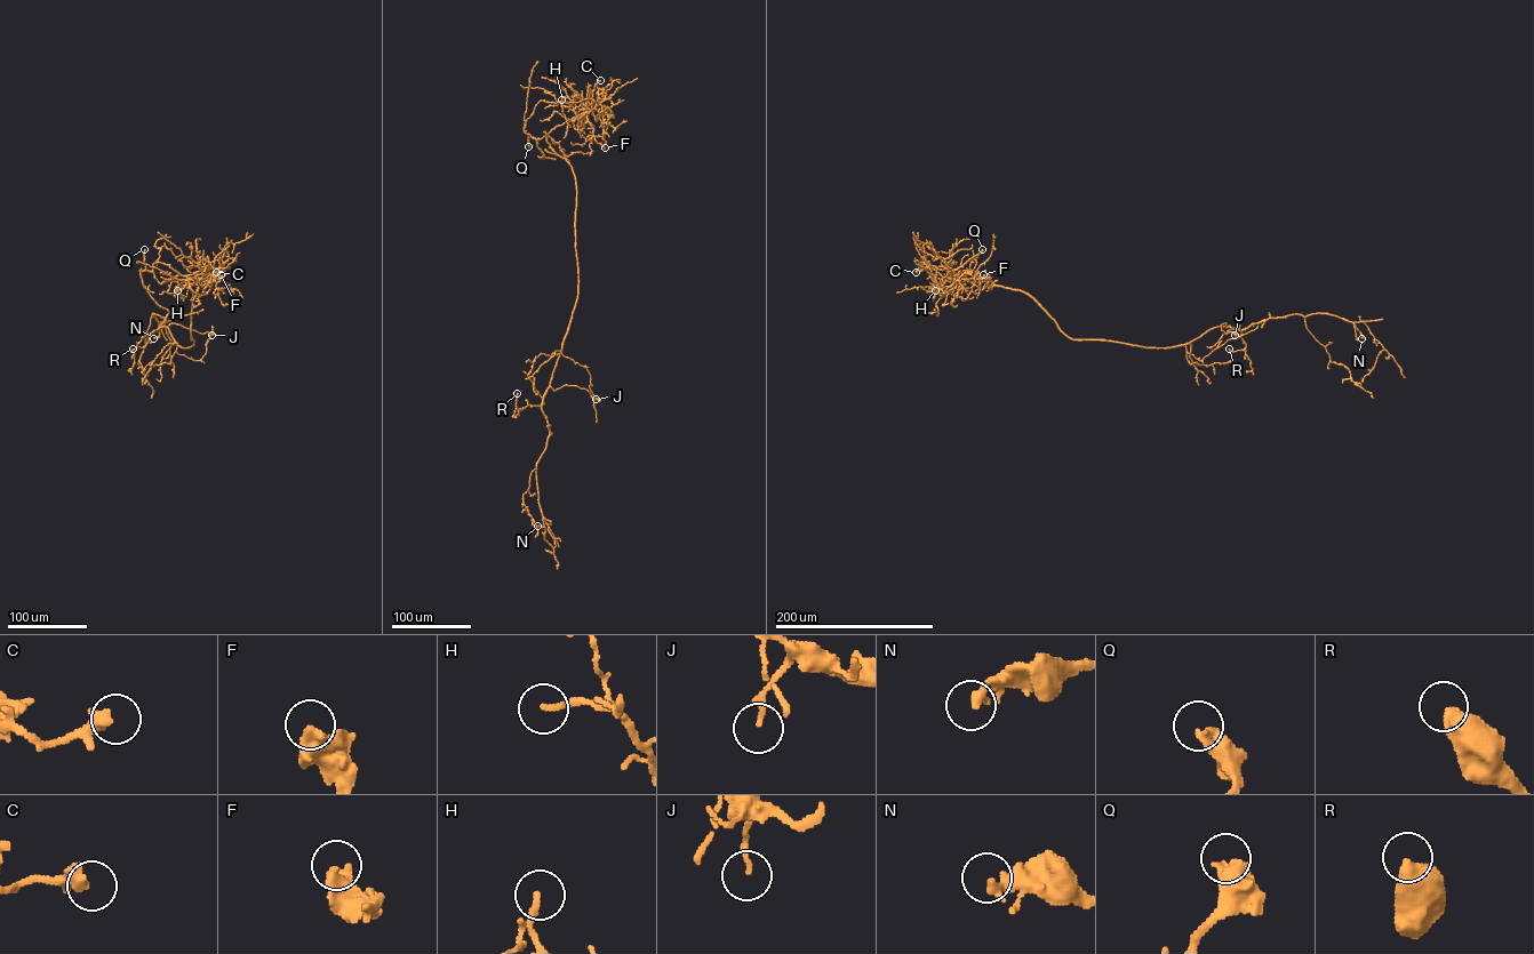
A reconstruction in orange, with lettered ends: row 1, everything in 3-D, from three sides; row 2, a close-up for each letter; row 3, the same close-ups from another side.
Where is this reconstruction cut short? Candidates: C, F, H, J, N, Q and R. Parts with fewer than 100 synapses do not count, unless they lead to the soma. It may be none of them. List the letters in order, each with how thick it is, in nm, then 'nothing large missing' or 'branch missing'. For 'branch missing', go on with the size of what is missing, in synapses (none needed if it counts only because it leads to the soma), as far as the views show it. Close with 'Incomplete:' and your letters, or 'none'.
C: 320 nm thick; nothing large missing
F: 460 nm thick; nothing large missing
H: 180 nm thick; nothing large missing
J: 170 nm thick; nothing large missing
N: 320 nm thick; nothing large missing
Q: 360 nm thick; nothing large missing
R: 500 nm thick; nothing large missing
Incomplete: none

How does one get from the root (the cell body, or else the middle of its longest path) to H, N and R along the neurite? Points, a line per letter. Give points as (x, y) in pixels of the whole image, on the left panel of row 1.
H: (192, 345), (192, 291), (174, 281), (162, 282), (180, 274), (202, 271), (186, 279), (184, 287), (177, 290)
N: (192, 345), (181, 346), (166, 326), (158, 330), (166, 318), (152, 317), (153, 313), (159, 330), (153, 338)
R: (192, 345), (181, 346), (162, 326), (146, 334), (133, 352), (133, 349)

